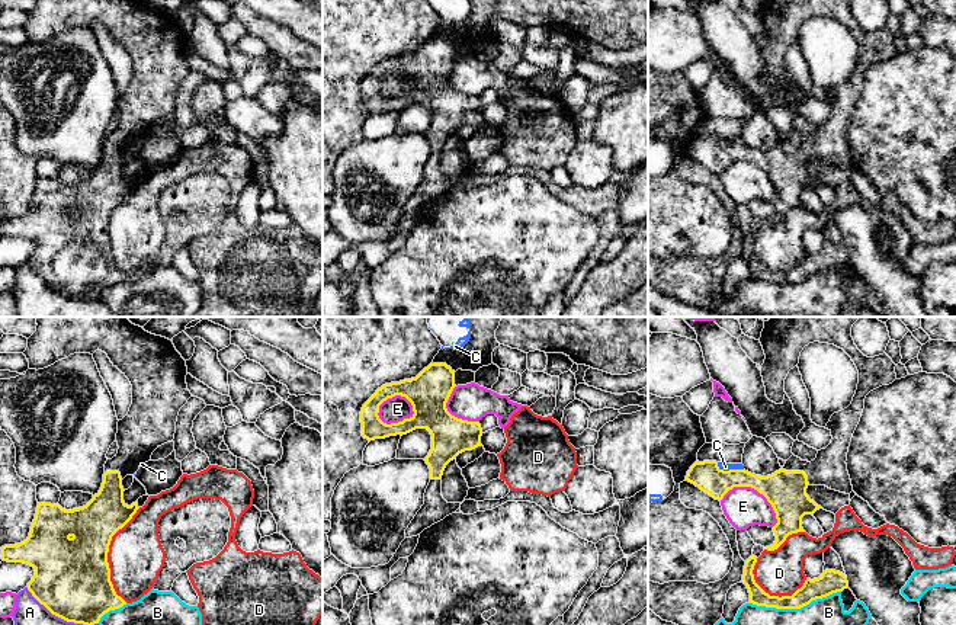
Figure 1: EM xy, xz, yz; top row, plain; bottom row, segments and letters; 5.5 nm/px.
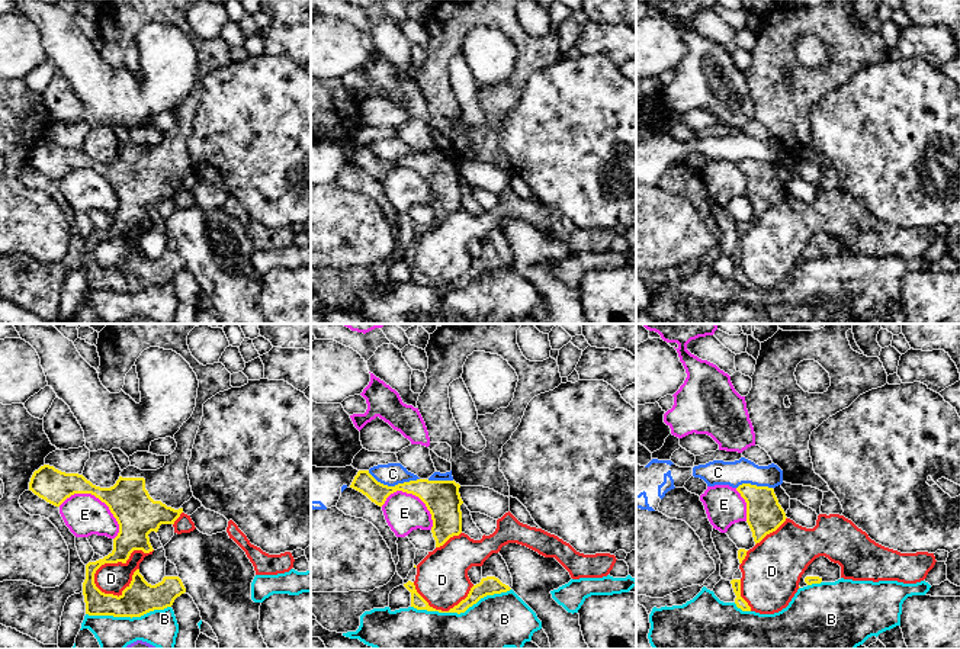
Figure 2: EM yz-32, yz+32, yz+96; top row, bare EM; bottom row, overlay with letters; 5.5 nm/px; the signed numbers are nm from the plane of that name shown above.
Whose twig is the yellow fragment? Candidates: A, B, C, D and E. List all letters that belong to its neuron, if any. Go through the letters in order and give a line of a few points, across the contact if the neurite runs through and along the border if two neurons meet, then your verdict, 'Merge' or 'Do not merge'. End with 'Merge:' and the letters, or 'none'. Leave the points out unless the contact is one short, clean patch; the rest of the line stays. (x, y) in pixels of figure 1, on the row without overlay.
A: Do not merge
B: Do not merge
C: Do not merge
D: Do not merge
E: Do not merge
Merge: none

